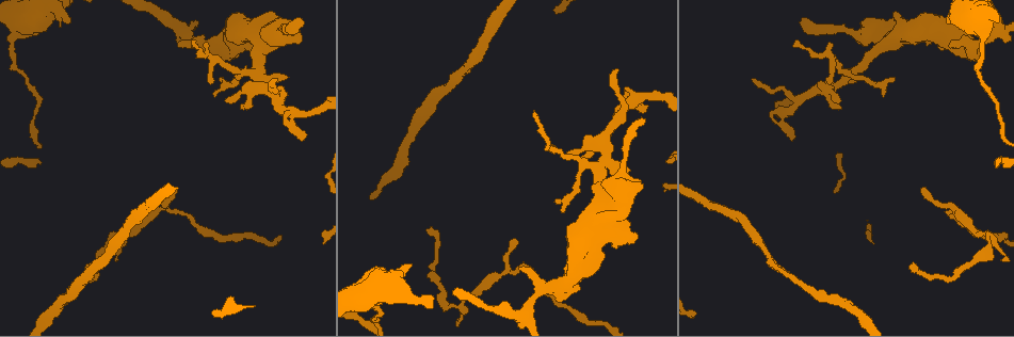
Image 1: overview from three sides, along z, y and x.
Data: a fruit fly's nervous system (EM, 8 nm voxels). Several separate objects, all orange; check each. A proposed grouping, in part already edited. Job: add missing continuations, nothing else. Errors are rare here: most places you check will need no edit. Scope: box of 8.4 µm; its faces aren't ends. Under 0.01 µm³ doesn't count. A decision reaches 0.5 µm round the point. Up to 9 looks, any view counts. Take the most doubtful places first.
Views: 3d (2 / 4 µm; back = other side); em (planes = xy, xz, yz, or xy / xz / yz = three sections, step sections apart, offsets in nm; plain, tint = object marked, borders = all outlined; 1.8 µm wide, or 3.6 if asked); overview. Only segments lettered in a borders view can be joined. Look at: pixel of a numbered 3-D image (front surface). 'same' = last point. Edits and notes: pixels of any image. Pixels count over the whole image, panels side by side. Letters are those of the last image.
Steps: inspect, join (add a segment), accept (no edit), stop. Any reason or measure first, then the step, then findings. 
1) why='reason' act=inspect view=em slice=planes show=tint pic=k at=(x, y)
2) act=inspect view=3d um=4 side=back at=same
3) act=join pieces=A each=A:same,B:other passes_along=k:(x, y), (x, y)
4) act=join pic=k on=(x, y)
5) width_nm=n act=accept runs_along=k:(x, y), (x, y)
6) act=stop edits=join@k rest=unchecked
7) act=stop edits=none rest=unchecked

why='an open end' act=inspect view=3d um=2 pic=1 at=(639, 118)

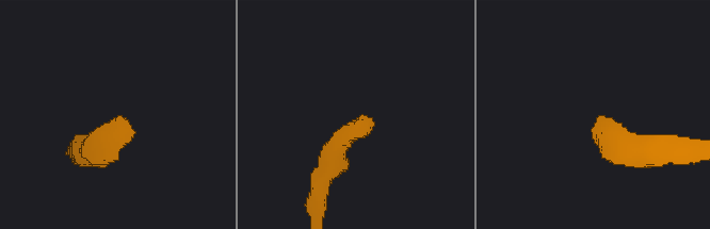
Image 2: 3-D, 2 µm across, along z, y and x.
why='shape alone is not enough' act=inspect view=em slice=planes show=borders pic=2 at=(119, 116)

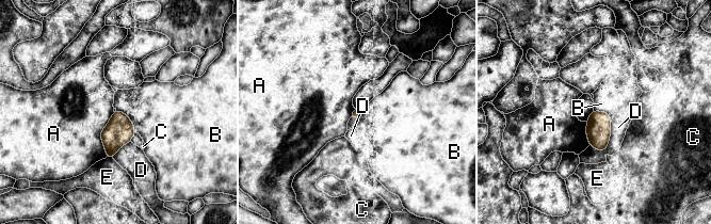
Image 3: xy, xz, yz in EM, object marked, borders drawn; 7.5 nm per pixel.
act=accept each=A:other,B:other,C:other,D:other,E:other border=3:(116, 110), (129, 118), (136, 131) found='no lettered segment goes on from it'

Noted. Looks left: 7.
why='free end' act=inspect view=em slice=xz step=16 show=tint pic=1 at=(410, 265)

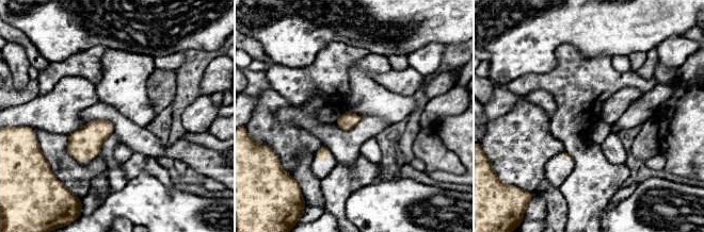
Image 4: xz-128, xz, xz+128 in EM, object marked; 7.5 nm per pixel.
why='cut it another way' act=inspect view=em slice=planes show=tint at=same

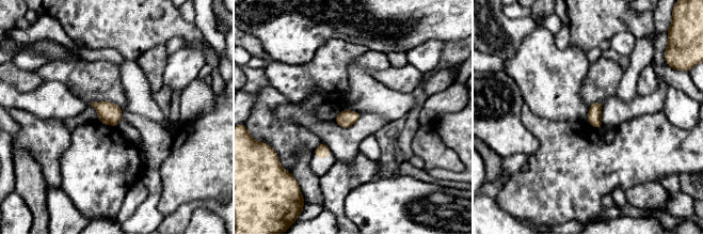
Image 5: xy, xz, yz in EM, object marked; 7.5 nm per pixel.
act=inspect view=em slice=planes show=borders at=same

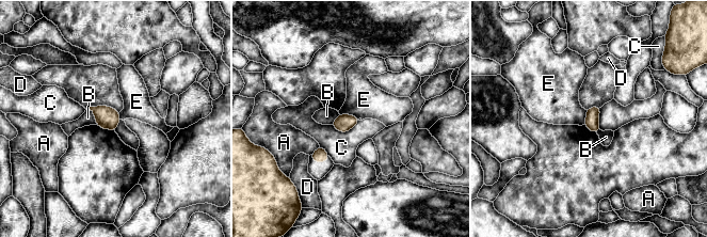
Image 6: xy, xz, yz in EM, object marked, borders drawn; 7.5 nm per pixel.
longest_contact=C:220nm act=accept each=A:other,B:other,C:other,D:other,E:other found='no lettered segment goes on from it'

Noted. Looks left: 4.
why='free end' act=inspect view=3d um=4 side=back pic=1 at=(629, 170)

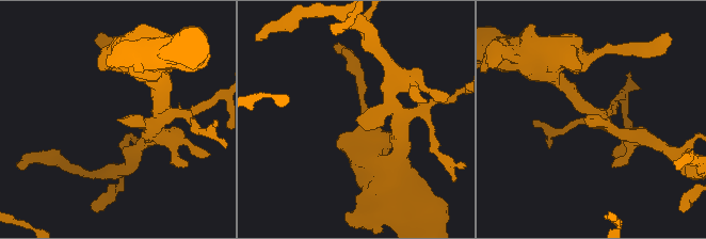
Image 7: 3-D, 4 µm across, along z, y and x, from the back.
act=inspect view=em slice=xz step=8 show=borders pic=7 at=(593, 119)

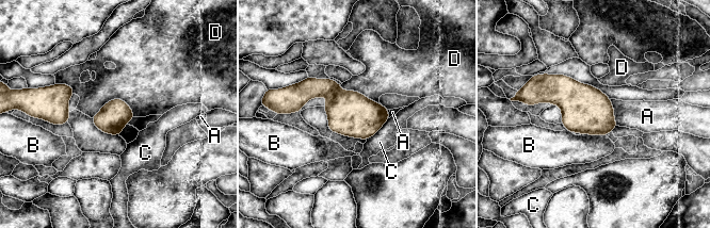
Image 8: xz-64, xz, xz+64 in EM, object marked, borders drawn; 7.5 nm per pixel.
why='another direction' act=inspect view=em slice=yz step=8 show=borders at=same

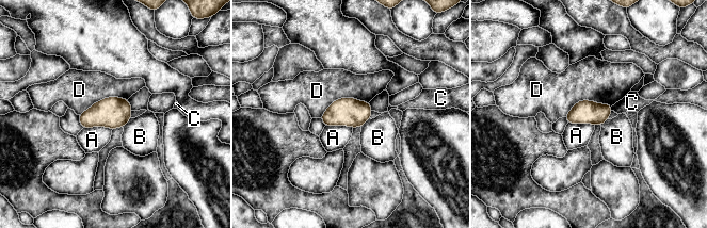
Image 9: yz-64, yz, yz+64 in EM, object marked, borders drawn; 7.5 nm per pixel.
act=accept each=A:other,B:other,C:other,D:other border=9:(368, 101), (337, 98), (320, 117) found='no lettered segment goes on from it'

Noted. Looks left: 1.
why='a narrow waist' act=inspect view=em slice=planes show=borders pic=1 at=(464, 303)

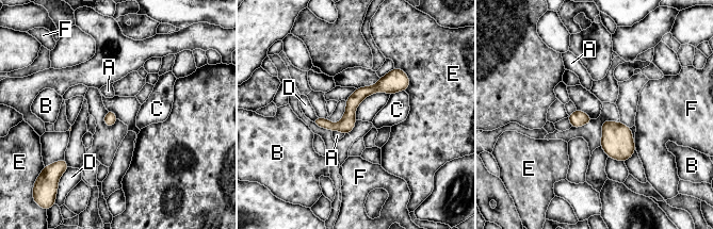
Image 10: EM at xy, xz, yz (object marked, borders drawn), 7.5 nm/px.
act=accept each=A:other,B:other,C:other,D:other,E:other,F:other runs_along=10:(404, 77), (363, 92), (340, 126), (317, 121) found='none of them fits'

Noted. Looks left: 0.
act=stop edits=none rest=unchecked

